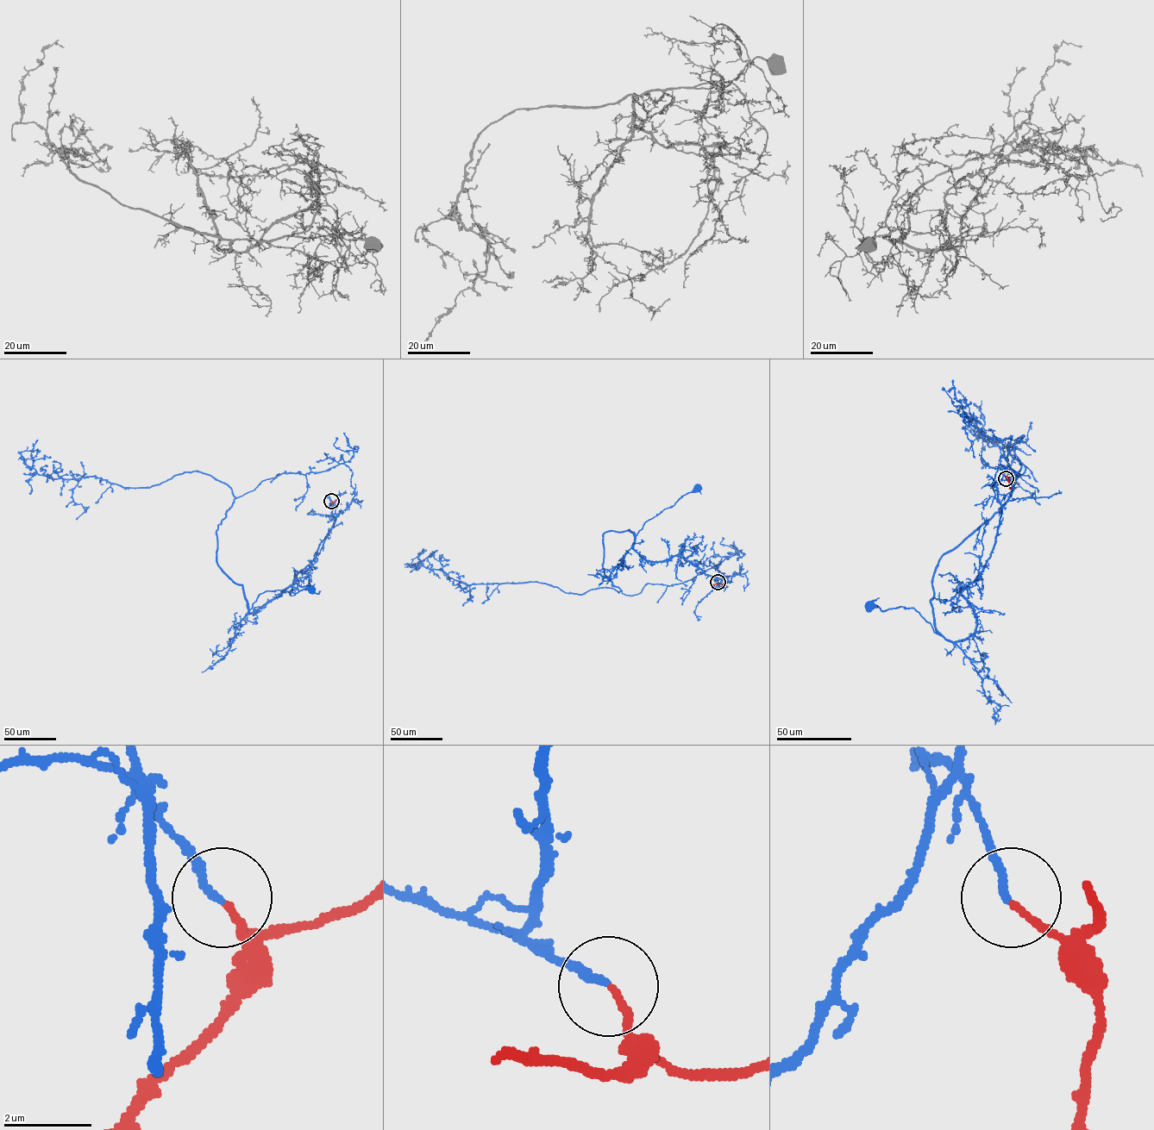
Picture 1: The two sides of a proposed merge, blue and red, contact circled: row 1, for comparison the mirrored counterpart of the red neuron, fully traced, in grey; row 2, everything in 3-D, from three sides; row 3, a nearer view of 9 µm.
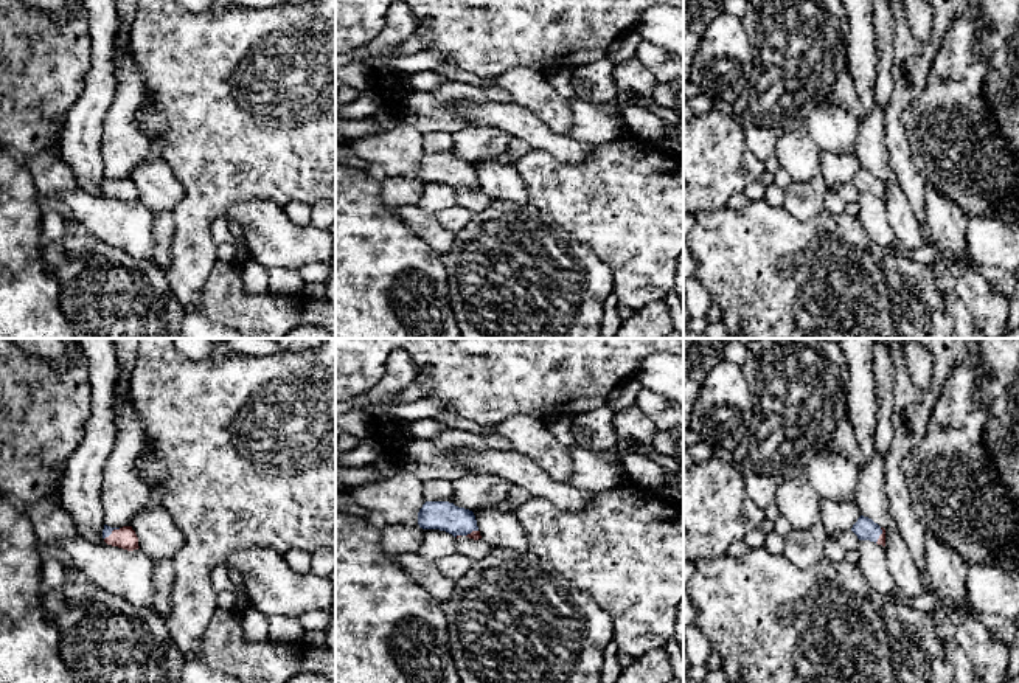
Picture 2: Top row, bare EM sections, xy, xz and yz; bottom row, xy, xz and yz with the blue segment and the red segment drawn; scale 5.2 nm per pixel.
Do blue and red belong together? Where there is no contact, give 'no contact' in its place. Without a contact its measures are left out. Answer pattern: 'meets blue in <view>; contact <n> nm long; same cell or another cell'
meets blue in xy; contact 110 nm long; another cell

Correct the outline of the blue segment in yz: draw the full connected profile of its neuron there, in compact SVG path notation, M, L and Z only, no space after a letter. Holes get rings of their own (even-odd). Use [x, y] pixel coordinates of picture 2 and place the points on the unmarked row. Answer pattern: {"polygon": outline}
{"polygon": "M861 168L853 177L851 183L857 188L859 192L878 194L882 182L871 171Z"}

